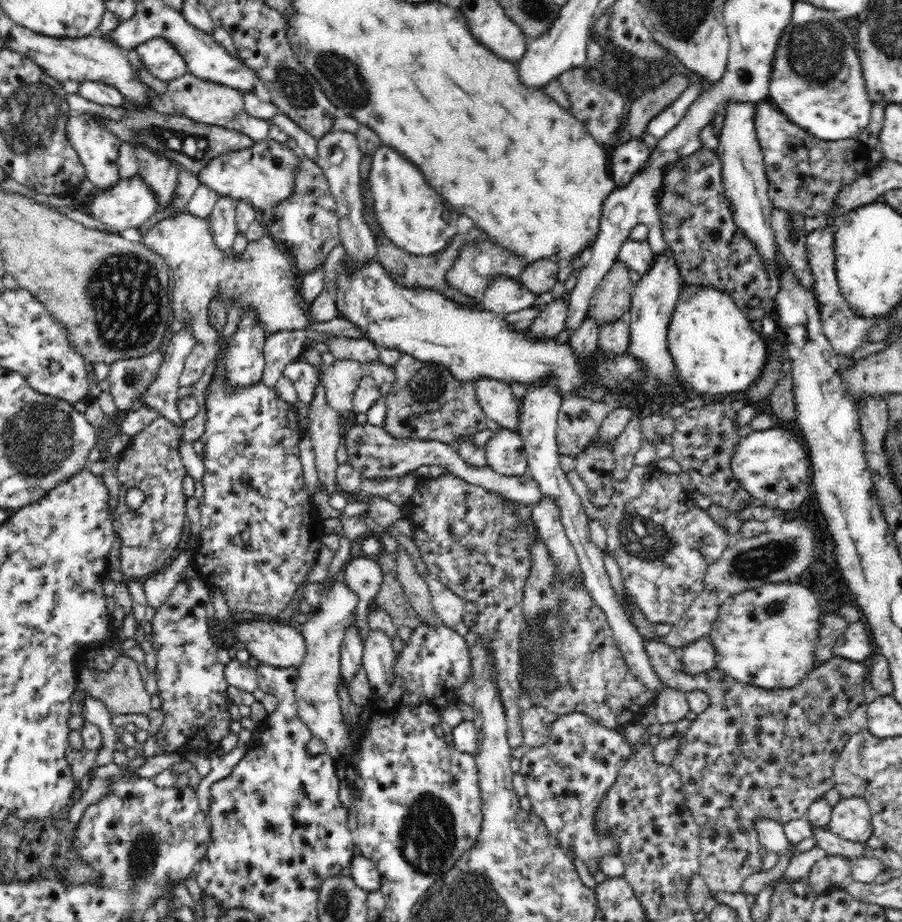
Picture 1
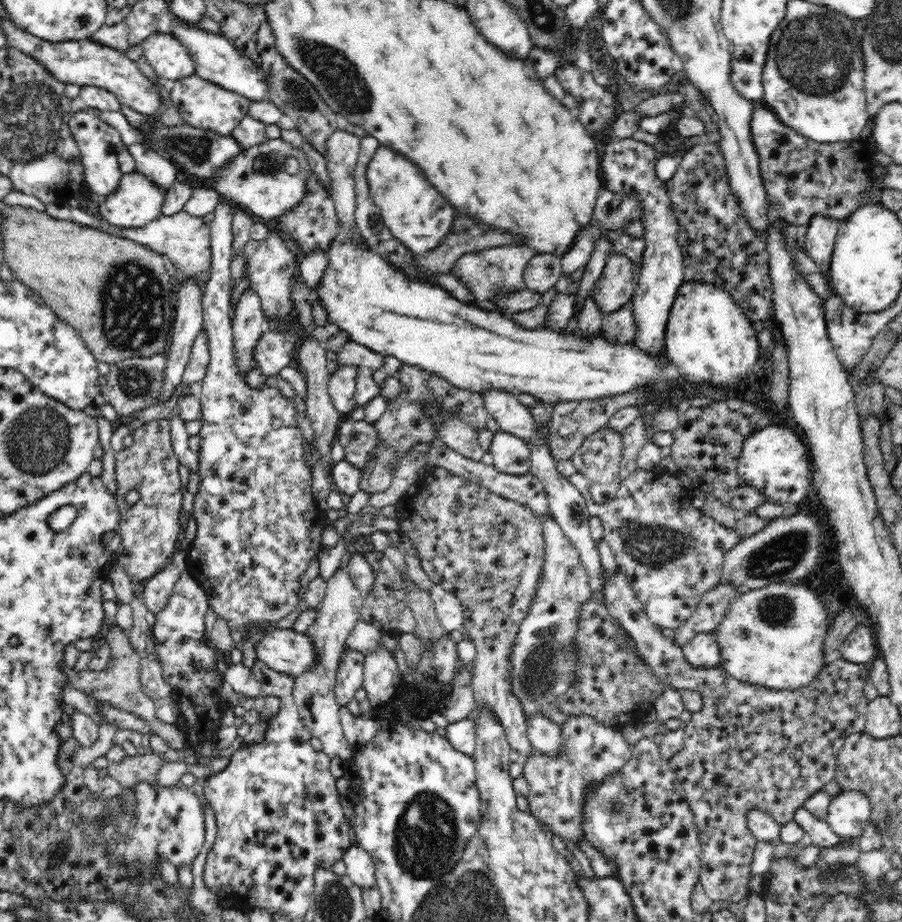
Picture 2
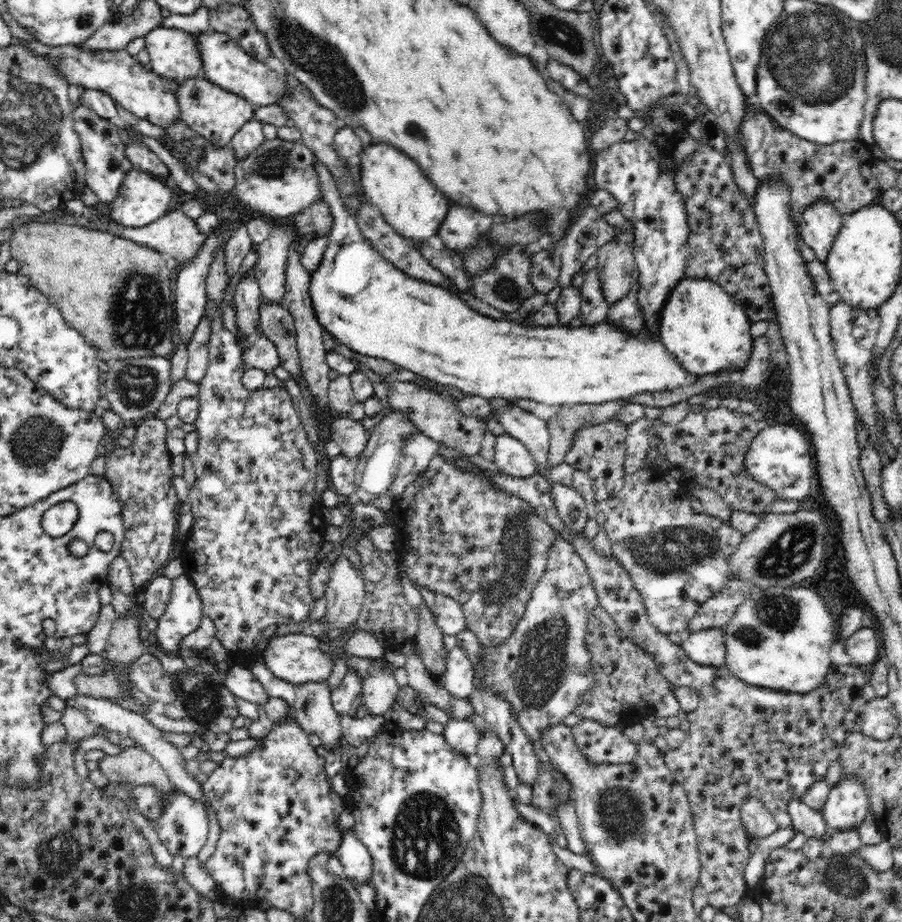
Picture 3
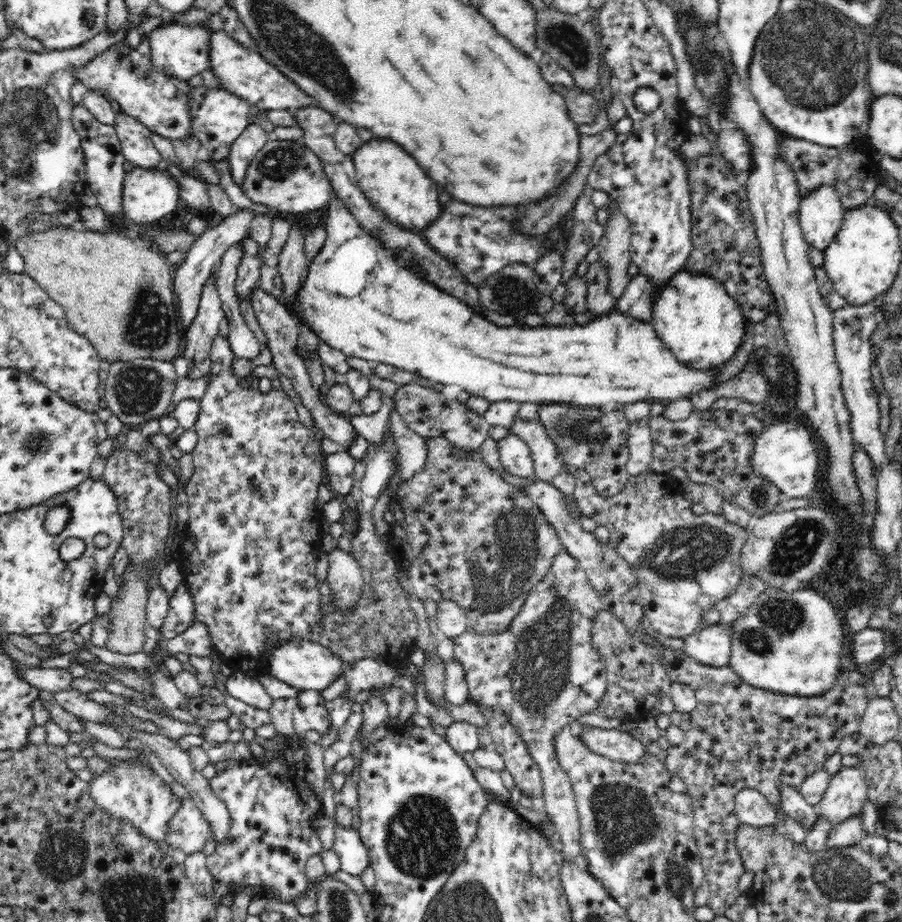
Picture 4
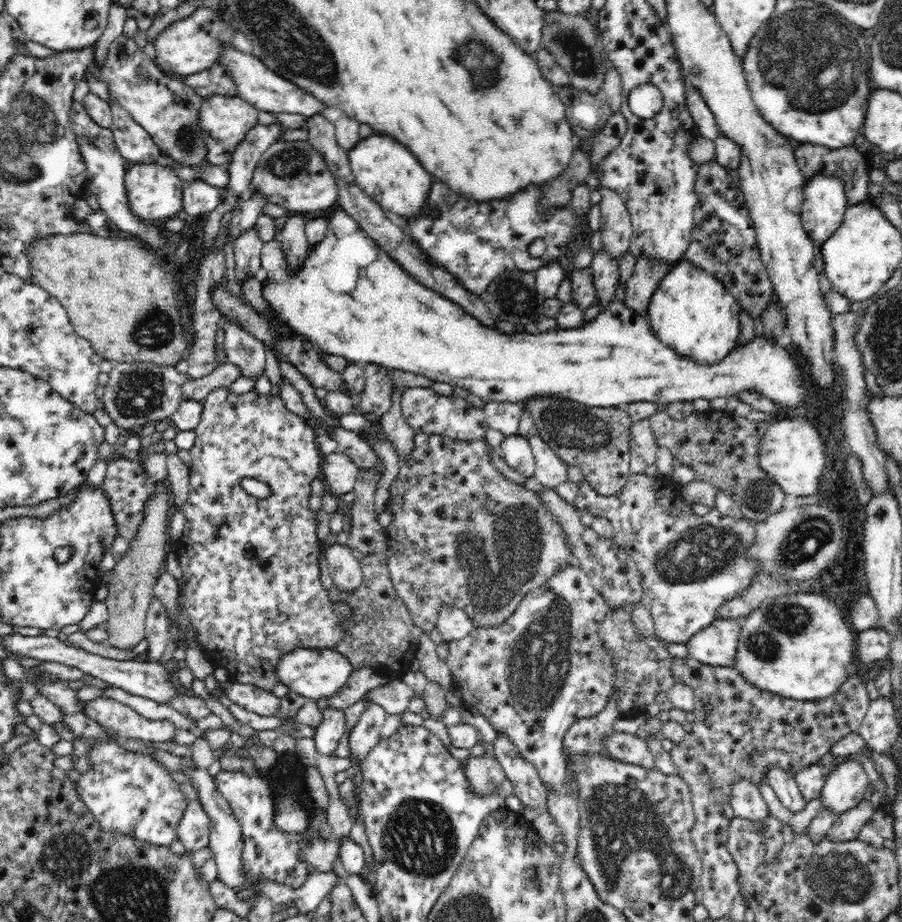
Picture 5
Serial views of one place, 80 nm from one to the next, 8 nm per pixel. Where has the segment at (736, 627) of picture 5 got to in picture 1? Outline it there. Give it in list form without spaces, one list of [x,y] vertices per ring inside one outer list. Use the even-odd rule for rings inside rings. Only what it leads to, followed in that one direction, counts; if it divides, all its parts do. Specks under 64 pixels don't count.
[[[703,637],[680,649],[683,669],[690,674],[716,669],[716,653],[710,638]]]

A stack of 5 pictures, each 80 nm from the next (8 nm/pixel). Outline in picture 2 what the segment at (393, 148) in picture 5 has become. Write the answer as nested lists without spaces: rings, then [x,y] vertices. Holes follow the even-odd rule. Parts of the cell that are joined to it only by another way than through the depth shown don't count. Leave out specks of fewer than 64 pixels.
[[[381,145],[372,156],[365,175],[370,195],[380,208],[382,220],[392,235],[402,240],[408,250],[427,254],[439,245],[440,240],[451,234],[456,213],[444,195],[428,184],[424,172],[416,166],[401,153]]]

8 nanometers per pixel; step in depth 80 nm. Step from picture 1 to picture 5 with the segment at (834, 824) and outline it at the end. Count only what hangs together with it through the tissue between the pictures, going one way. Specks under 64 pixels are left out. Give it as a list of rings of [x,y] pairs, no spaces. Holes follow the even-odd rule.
[[[852,756],[830,769],[821,790],[823,806],[834,814],[842,814],[854,808],[864,798],[866,788],[866,770],[862,763],[856,760],[856,756]]]

